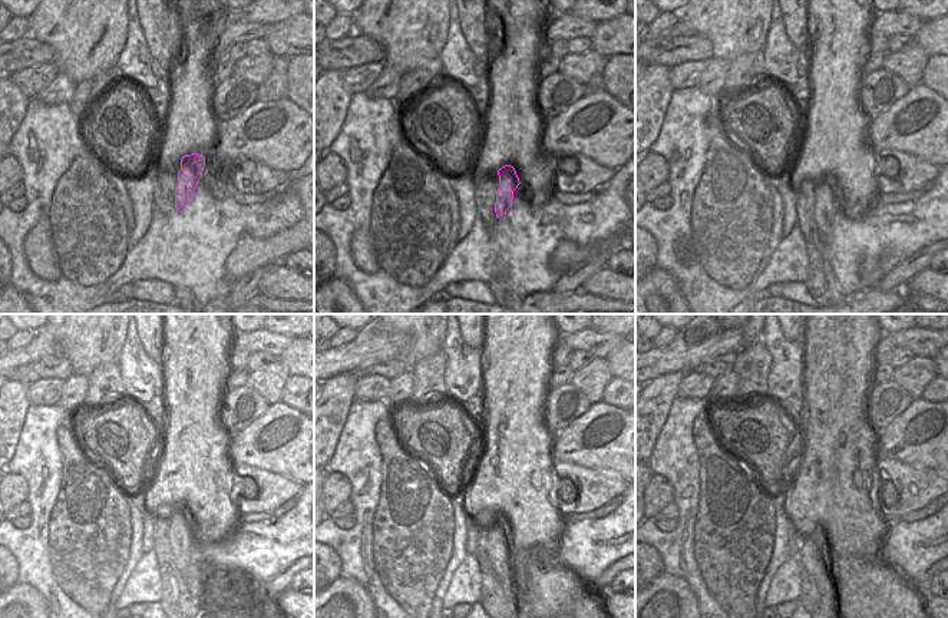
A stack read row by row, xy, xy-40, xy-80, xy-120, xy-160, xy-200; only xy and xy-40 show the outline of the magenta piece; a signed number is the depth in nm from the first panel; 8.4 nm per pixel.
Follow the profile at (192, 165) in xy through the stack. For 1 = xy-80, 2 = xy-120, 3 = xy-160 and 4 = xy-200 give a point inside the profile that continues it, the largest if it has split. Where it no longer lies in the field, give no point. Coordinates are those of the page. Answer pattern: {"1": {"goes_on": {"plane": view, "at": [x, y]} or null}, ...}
{"1": {"goes_on": {"plane": "xy-80", "at": [828, 191]}}, "2": {"goes_on": {"plane": "xy-120", "at": [181, 528]}}, "3": {"goes_on": {"plane": "xy-160", "at": [501, 548]}}, "4": {"goes_on": {"plane": "xy-200", "at": [818, 538]}}}

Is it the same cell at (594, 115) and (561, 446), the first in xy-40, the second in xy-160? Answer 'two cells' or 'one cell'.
one cell

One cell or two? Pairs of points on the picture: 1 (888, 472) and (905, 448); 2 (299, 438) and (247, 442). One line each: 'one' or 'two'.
1: two
2: one

